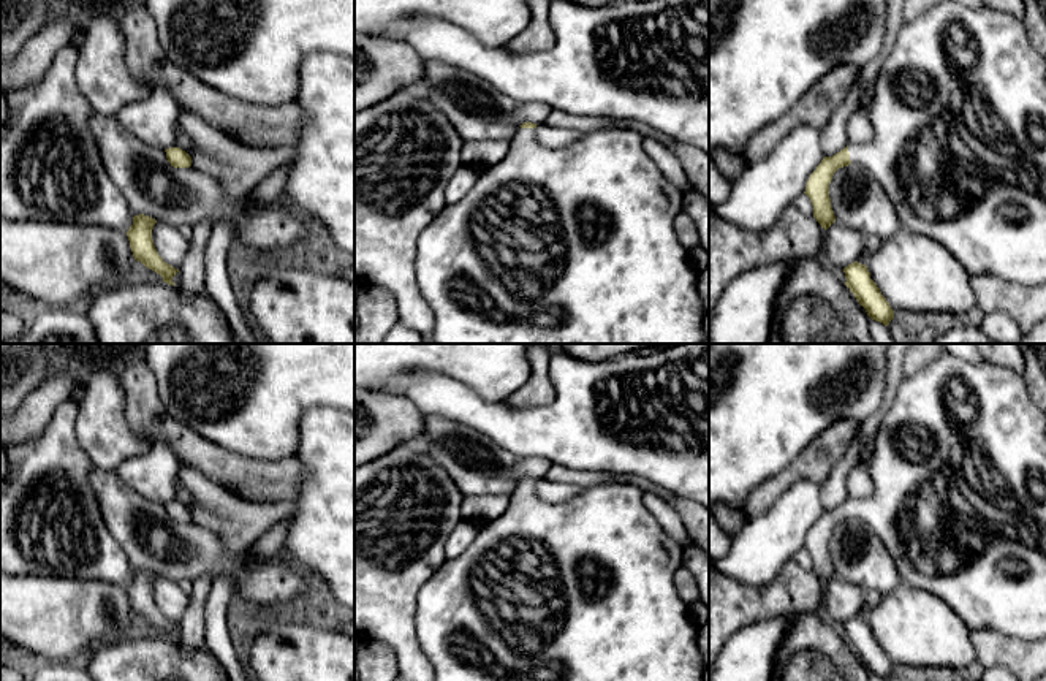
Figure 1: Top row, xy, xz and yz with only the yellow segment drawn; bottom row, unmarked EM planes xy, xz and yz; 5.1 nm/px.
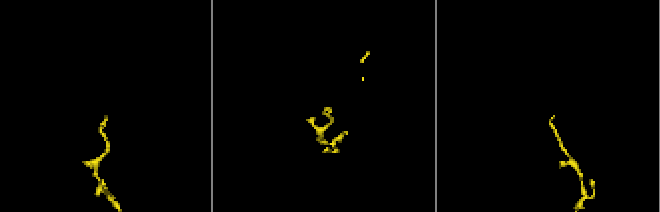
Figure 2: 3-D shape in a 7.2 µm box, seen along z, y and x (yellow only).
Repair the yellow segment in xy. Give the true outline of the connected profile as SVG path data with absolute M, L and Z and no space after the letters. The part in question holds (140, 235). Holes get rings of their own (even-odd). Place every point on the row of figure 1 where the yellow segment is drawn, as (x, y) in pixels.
M135 215L133 225L127 231L130 247L136 261L141 261L146 268L160 274L163 282L176 285L172 277L179 272L179 269L165 263L153 245L152 230L155 223L157 220L149 215Z

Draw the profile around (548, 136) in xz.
M546 124L536 125L535 135L536 135L538 144L544 147L565 147L582 136L581 131L554 128Z

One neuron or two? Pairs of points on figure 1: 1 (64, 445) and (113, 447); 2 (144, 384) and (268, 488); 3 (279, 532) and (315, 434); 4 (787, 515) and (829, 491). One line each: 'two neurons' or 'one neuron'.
1: two neurons
2: one neuron
3: two neurons
4: two neurons

